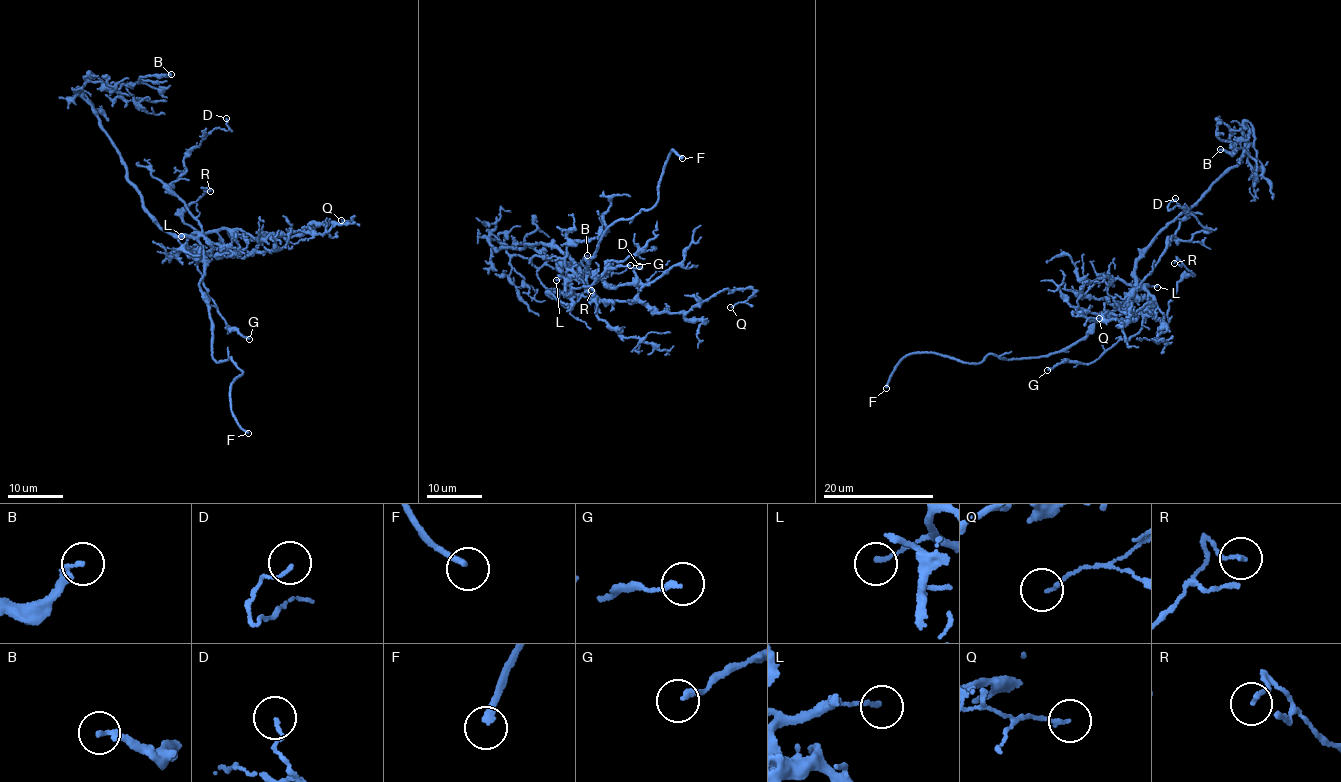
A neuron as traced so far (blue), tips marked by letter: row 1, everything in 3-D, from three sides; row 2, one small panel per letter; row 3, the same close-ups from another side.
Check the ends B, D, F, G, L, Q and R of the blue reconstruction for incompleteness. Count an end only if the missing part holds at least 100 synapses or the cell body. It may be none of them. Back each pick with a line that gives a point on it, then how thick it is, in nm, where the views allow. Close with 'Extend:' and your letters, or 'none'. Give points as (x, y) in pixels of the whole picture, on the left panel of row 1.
F: (248, 433) | 220 nm
Extend: F

